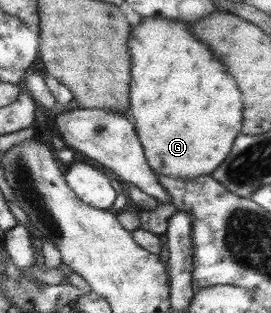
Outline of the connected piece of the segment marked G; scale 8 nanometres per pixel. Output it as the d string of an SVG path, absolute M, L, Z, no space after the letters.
M153 16L150 18L140 18L140 21L130 28L128 35L128 52L130 55L130 82L129 82L129 105L127 108L128 116L133 121L134 131L141 143L143 156L150 166L150 169L156 175L164 175L171 179L195 179L200 175L210 176L212 171L222 163L222 160L232 147L234 137L241 131L243 104L241 94L236 89L236 83L230 75L226 75L224 67L214 59L214 55L210 55L210 51L206 51L206 47L202 47L202 43L194 41L194 35L188 29L190 24L182 23L182 21L170 21L170 19L162 19L161 16Z

